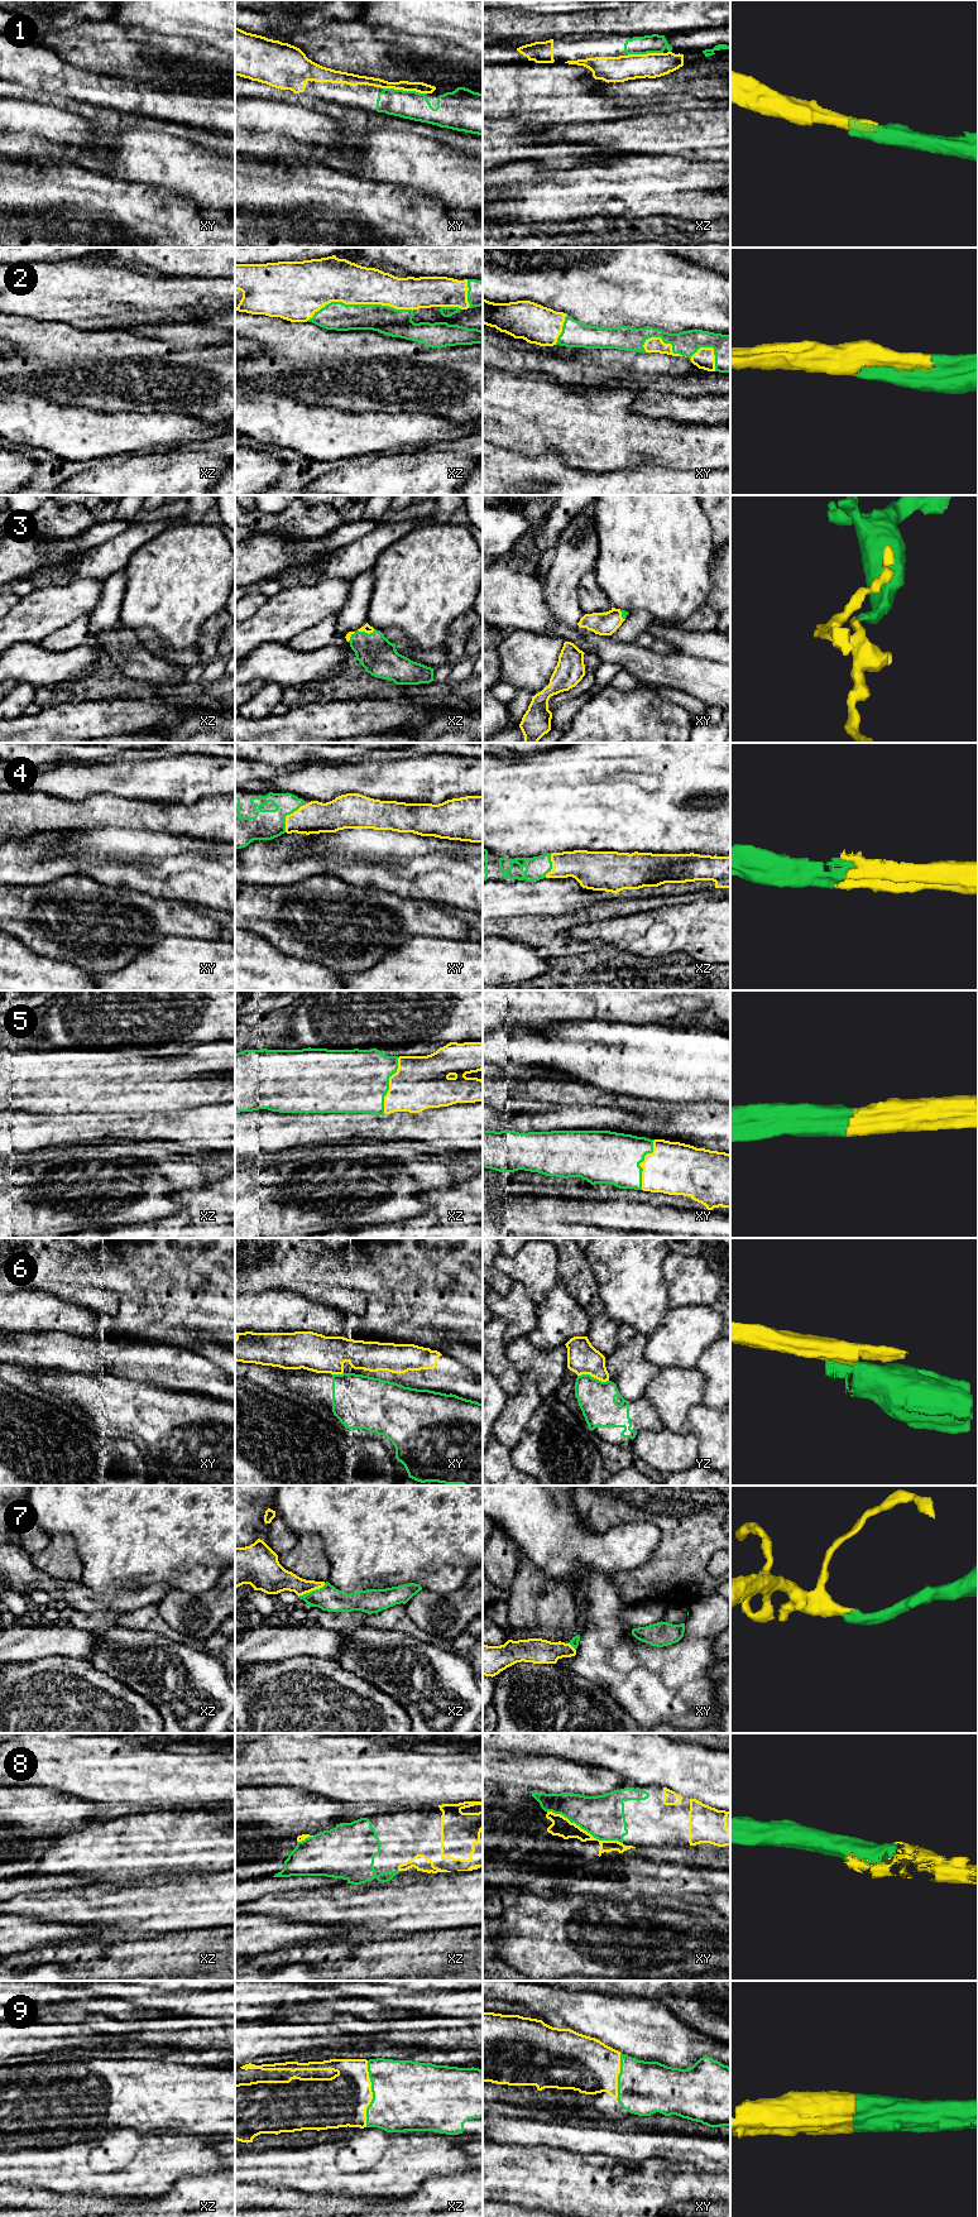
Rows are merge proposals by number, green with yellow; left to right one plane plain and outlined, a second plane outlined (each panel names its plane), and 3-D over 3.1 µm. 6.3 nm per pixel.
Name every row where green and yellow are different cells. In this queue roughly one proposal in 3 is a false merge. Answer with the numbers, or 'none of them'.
6

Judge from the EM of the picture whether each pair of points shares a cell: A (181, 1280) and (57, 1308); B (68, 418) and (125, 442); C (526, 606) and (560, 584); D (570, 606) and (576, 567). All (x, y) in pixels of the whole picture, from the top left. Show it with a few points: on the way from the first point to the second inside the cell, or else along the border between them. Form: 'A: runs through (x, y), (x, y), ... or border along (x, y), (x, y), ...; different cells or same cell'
A: border along (48, 1291), (84, 1306); different cells
B: runs through (82, 432), (85, 435), (111, 435); same cell
C: border along (542, 579), (546, 604), (551, 613), (560, 619); different cells
D: runs through (570, 596), (570, 577); same cell

